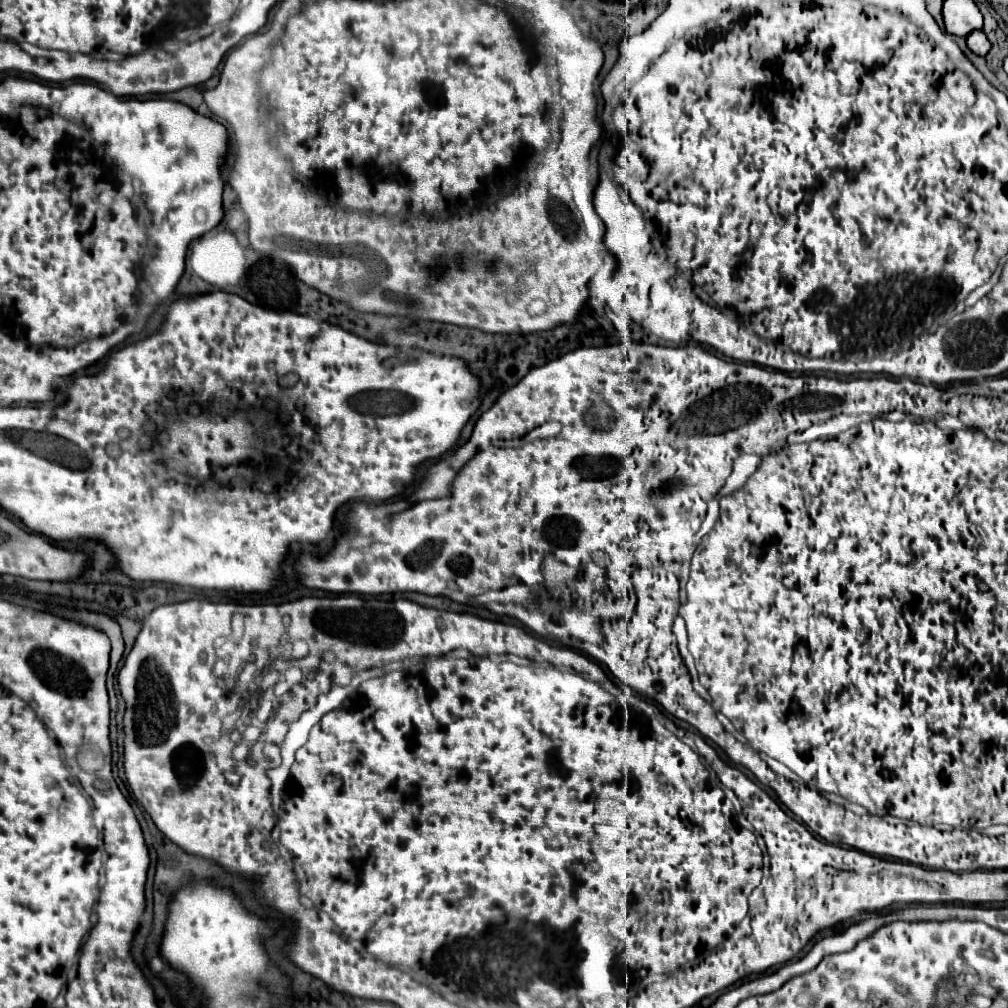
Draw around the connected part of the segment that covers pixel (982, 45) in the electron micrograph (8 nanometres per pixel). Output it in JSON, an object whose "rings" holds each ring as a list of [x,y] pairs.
{"rings":[[[976,30],[976,32],[968,34],[966,42],[968,42],[968,48],[978,56],[986,56],[988,50],[990,50],[990,42],[988,42],[988,38],[986,38],[986,34],[982,30]]]}

